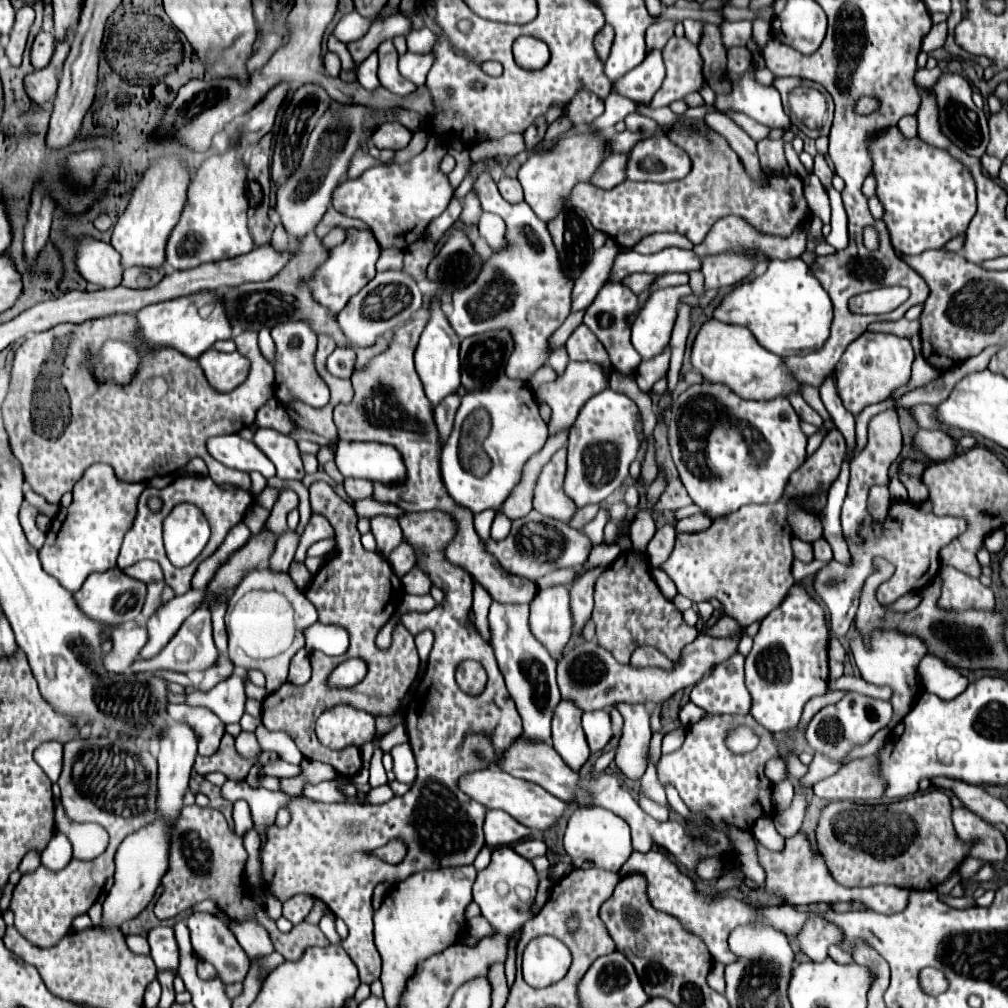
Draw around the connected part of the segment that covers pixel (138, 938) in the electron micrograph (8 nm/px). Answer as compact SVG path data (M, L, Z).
M128 935L126 937L126 943L129 949L136 954L150 954L150 947L146 941L146 937L142 937L141 935Z

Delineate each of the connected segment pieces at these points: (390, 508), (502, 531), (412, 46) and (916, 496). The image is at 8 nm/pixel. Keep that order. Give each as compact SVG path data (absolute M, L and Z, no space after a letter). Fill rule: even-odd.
M372 497L356 501L356 503L354 503L354 509L356 509L358 517L368 517L368 519L372 519L372 517L376 517L376 515L398 517L400 513L404 513L400 507L396 507L396 505L382 505L382 503L374 501Z
M496 515L490 535L494 535L496 539L504 539L510 533L510 519L506 515Z
M414 29L408 33L406 37L408 41L408 49L412 53L428 53L432 47L434 47L434 41L436 41L436 35L430 31L430 29Z
M908 477L908 483L906 483L906 487L908 487L908 493L910 493L910 499L914 501L914 503L918 503L918 501L924 501L926 497L928 497L928 493L926 493L926 487L924 487L924 483L922 483L922 479L920 477Z

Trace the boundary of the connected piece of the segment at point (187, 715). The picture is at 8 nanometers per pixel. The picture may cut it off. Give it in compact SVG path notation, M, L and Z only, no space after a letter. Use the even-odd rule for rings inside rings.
M170 705L170 715L174 715L176 721L186 723L196 733L198 755L209 757L218 749L226 725L210 709L190 705Z

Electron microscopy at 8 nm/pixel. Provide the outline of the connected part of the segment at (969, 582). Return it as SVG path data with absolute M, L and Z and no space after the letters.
M942 567L942 595L938 599L938 605L942 609L992 609L996 599L990 587L984 587L978 579L968 577L966 573L952 569L952 567Z

